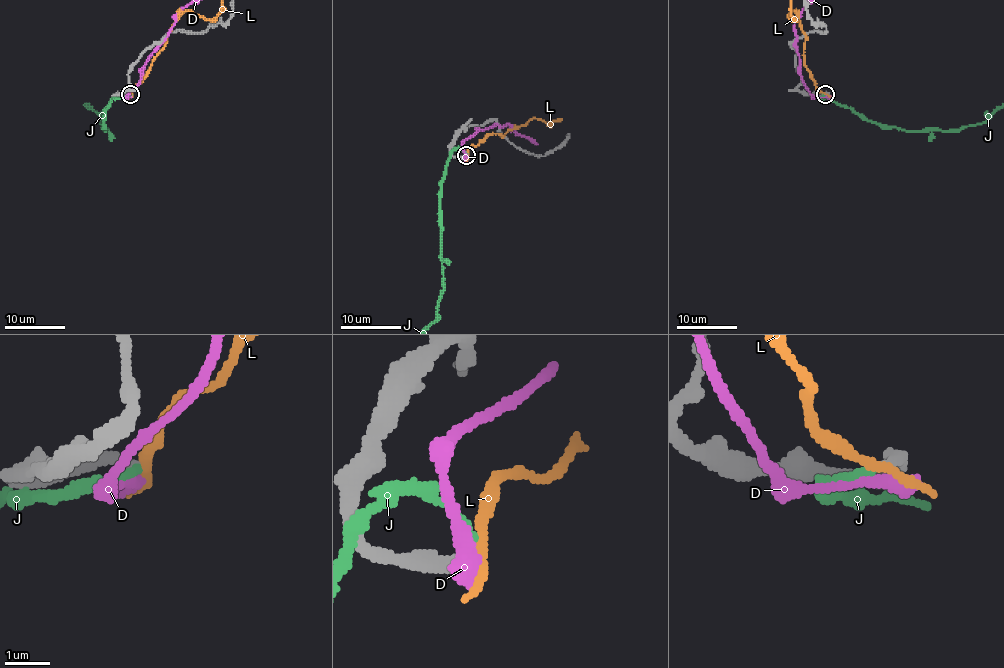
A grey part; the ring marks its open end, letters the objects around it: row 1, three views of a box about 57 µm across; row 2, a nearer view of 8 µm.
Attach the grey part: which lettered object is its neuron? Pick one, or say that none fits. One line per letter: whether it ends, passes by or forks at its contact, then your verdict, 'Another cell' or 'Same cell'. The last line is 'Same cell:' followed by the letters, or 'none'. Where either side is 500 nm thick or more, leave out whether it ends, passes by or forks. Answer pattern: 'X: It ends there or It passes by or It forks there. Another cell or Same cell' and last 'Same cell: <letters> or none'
D: It ends there. Another cell
J: It ends there. Same cell
L: It passes by. Another cell
Same cell: J

